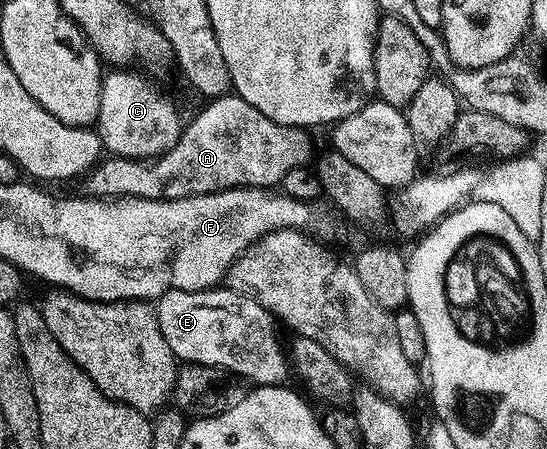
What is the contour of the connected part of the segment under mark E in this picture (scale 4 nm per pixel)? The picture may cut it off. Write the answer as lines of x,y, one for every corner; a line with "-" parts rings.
216,286
206,292
186,292
171,290
159,297
157,301
161,334
165,334
165,342
169,342
169,350
173,350
176,361
183,364
203,364
207,368
236,372
244,376
255,386
264,384
282,385
289,374
289,360
285,350
279,346
279,336
275,333
276,323
271,313
266,312
257,302
239,292
232,292
226,286

